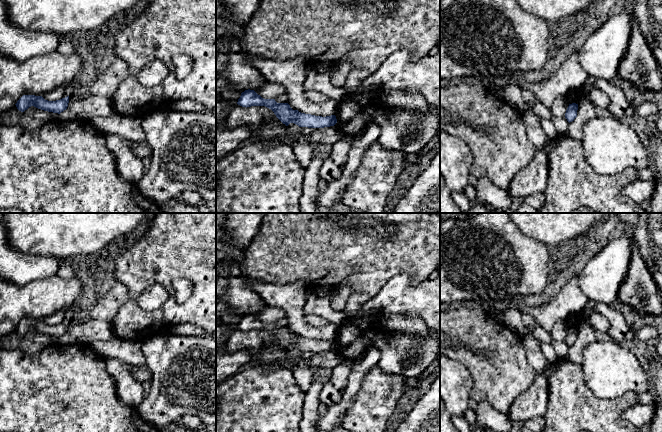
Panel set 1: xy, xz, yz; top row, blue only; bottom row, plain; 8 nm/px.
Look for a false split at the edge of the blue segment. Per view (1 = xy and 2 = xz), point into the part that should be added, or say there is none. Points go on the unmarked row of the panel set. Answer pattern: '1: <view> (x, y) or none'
1: none
2: none

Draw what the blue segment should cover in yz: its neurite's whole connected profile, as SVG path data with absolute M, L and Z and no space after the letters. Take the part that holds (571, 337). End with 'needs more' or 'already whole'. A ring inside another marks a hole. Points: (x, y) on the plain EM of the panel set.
M576 327L569 328L565 337L565 342L569 347L574 345L574 343L577 341L577 334L578 334L578 328Z; already whole

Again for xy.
M23 319L15 328L17 333L24 336L29 331L34 330L38 333L60 338L67 333L69 320L56 325L45 324L42 320Z; already whole

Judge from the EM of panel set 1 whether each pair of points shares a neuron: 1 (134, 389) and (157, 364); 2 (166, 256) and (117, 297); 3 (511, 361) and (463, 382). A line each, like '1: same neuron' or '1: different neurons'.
1: different neurons
2: different neurons
3: different neurons

